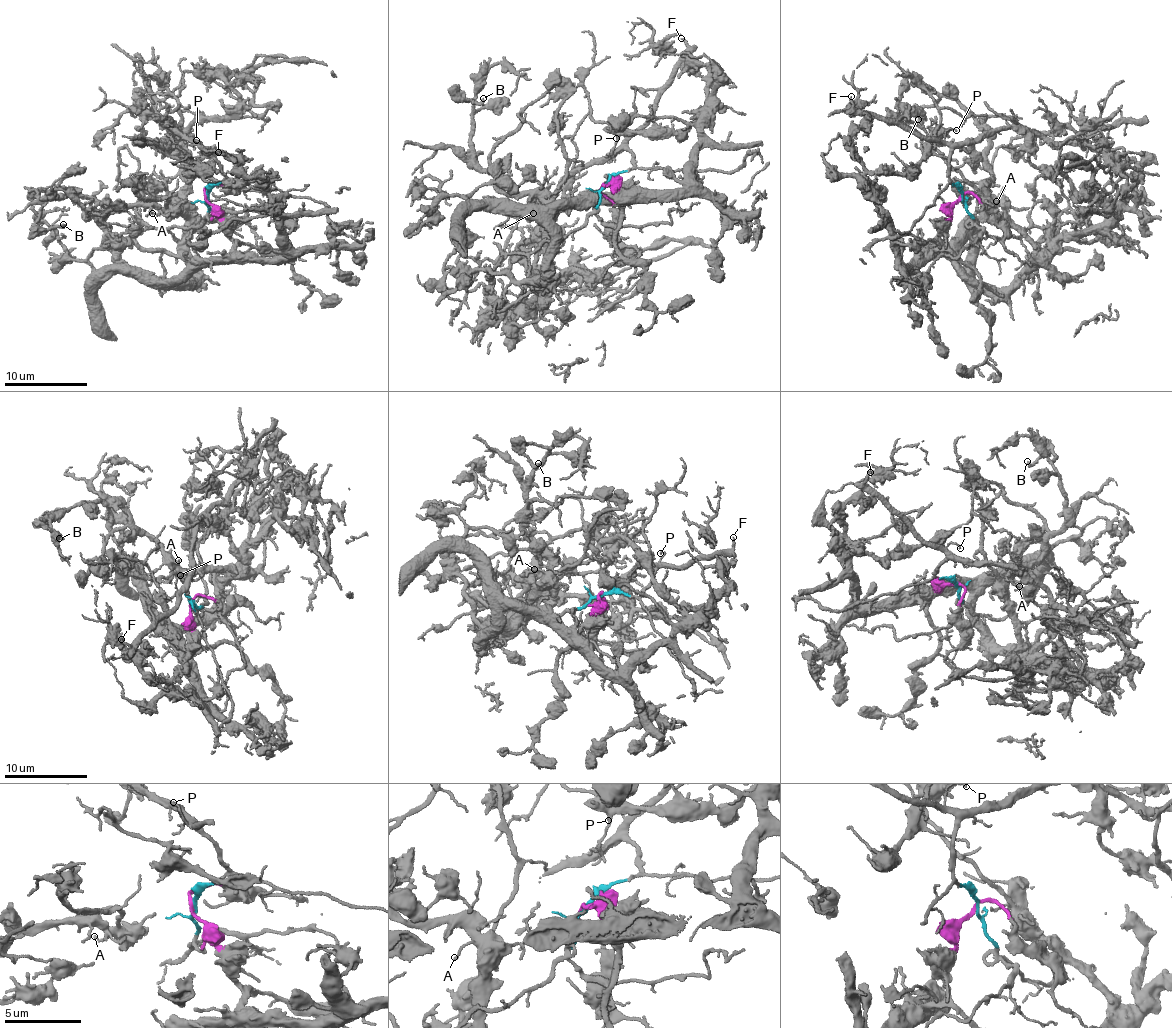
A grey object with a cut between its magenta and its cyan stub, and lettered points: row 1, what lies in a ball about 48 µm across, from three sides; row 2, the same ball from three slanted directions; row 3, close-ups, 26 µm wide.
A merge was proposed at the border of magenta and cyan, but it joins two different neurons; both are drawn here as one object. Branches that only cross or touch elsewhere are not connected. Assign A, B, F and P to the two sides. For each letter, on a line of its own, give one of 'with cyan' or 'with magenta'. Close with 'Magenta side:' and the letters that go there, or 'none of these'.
A: with magenta
B: with magenta
F: with cyan
P: with cyan
Magenta side: A, B

